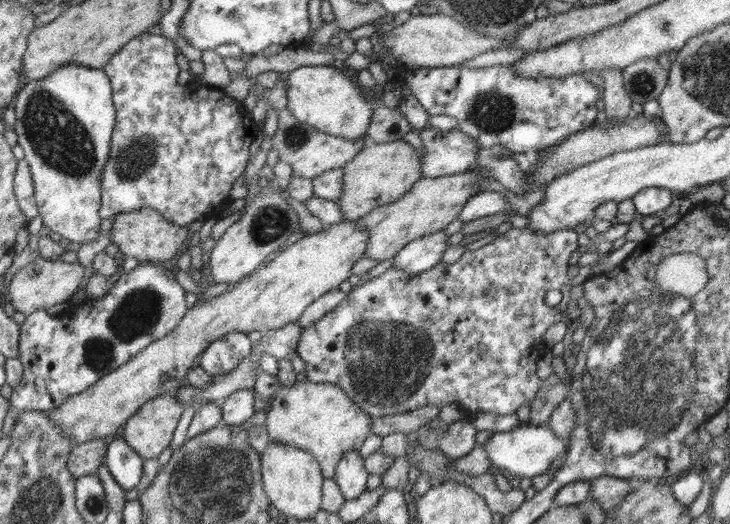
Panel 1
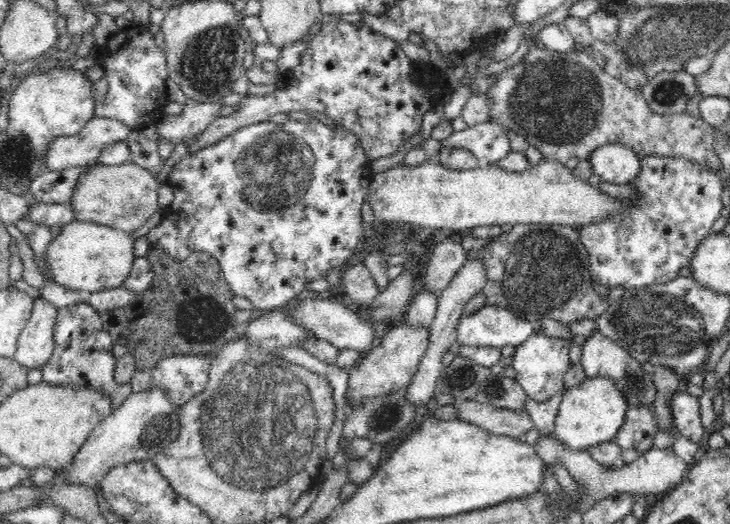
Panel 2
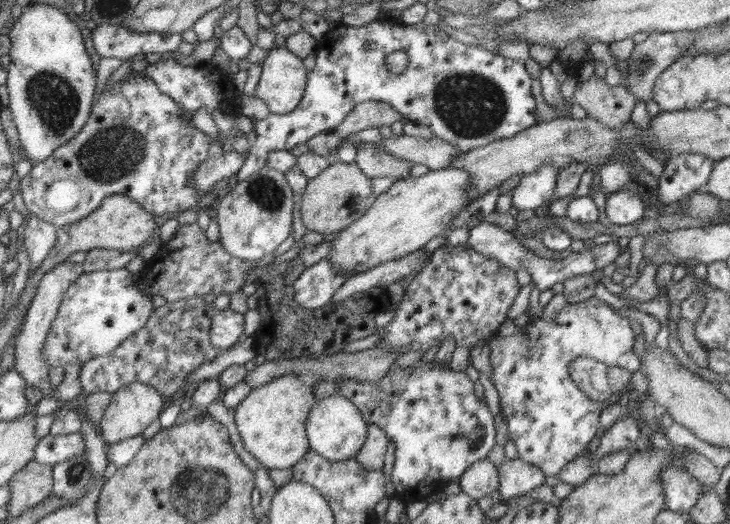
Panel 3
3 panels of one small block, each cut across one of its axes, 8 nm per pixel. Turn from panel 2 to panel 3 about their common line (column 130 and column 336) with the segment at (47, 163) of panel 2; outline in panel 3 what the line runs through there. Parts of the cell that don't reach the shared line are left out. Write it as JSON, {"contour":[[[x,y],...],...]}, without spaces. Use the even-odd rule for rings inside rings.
{"contour":[[[360,102],[352,108],[347,118],[331,133],[344,140],[359,131],[380,129],[382,126],[391,127],[392,124],[399,121],[404,122],[403,117],[384,102]]]}

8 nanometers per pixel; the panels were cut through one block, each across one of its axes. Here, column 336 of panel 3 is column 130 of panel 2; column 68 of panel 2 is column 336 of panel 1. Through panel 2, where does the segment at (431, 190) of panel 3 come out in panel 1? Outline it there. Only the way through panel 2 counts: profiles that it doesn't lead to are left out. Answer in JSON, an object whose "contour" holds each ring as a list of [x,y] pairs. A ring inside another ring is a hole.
{"contour":[[[342,220],[325,226],[322,231],[315,234],[307,233],[303,239],[294,242],[285,251],[277,252],[272,260],[263,263],[248,277],[230,285],[223,294],[204,299],[189,308],[172,333],[140,350],[134,358],[120,365],[110,374],[99,378],[90,388],[70,396],[62,404],[50,409],[49,418],[55,424],[59,424],[61,434],[71,436],[76,445],[85,441],[112,437],[117,428],[122,426],[147,400],[162,395],[174,396],[177,389],[186,383],[187,372],[198,355],[202,354],[208,345],[220,340],[224,334],[228,332],[248,334],[251,331],[264,334],[266,331],[278,330],[288,323],[296,323],[302,312],[314,300],[334,288],[338,289],[344,280],[350,278],[352,266],[359,258],[365,256],[368,239],[369,234],[357,221]]]}

